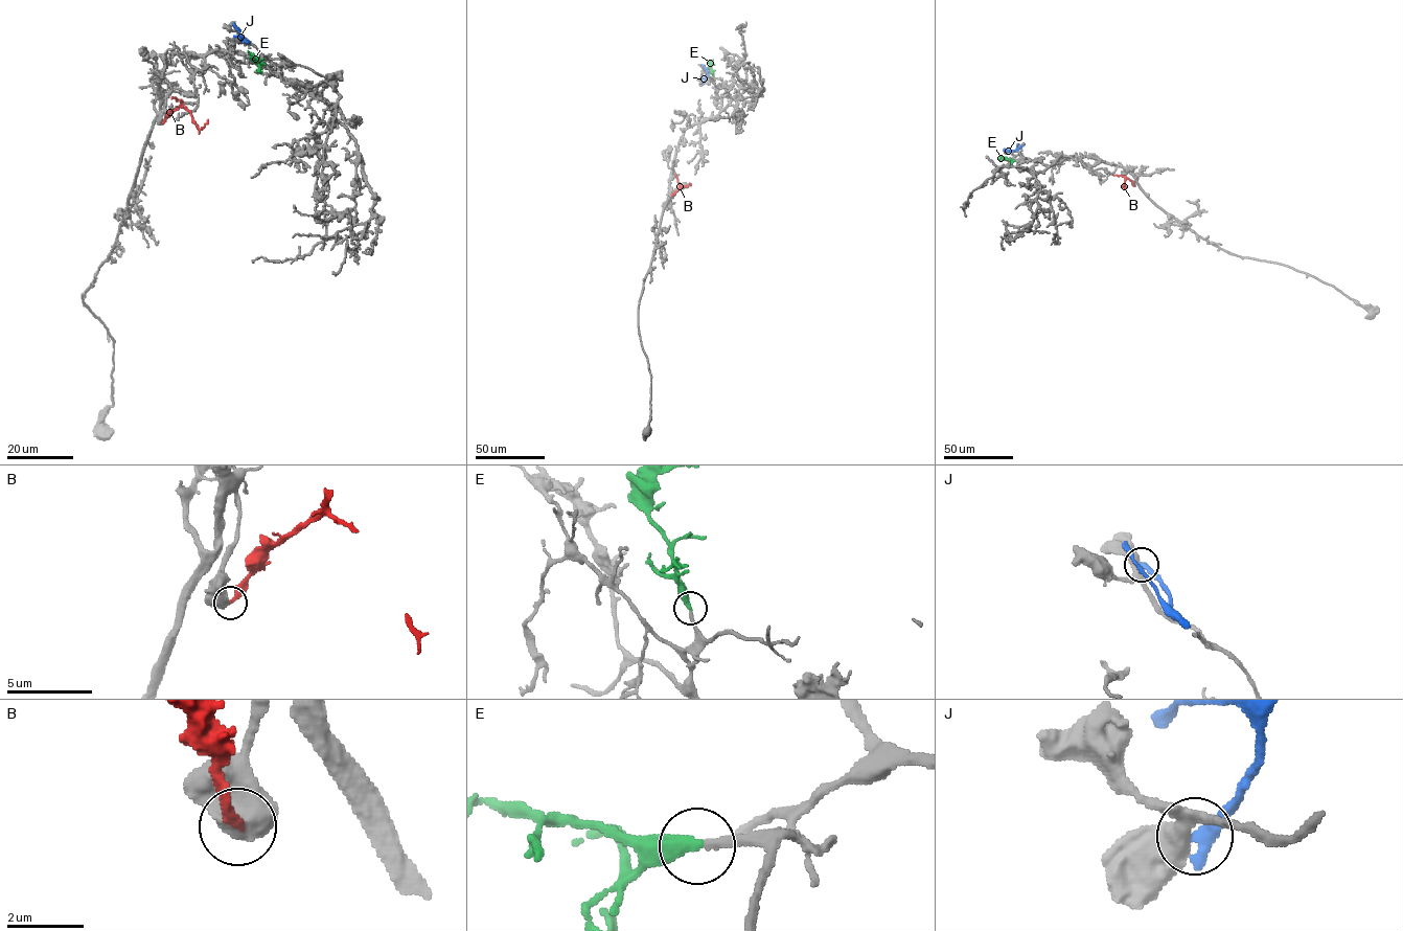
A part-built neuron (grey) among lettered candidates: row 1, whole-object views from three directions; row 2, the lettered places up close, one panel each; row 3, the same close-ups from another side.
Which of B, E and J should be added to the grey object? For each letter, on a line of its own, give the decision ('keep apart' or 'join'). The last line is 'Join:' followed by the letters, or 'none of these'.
B: keep apart
E: join
J: keep apart
Join: E

